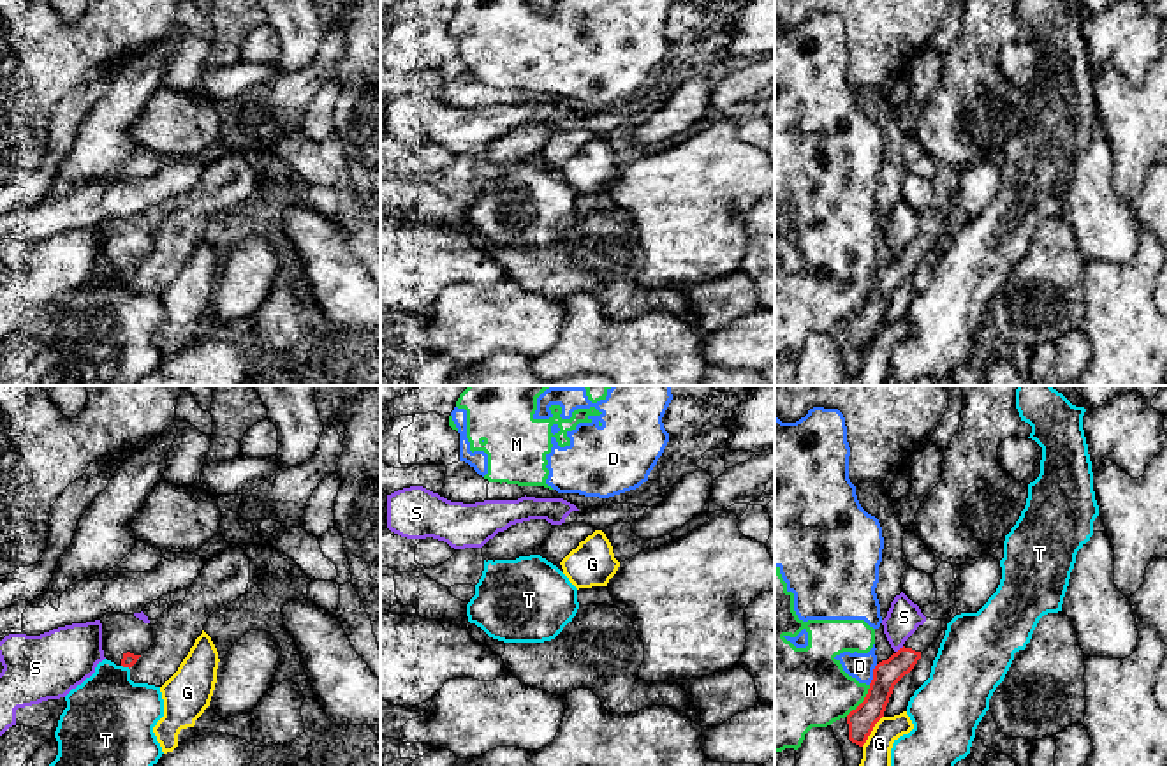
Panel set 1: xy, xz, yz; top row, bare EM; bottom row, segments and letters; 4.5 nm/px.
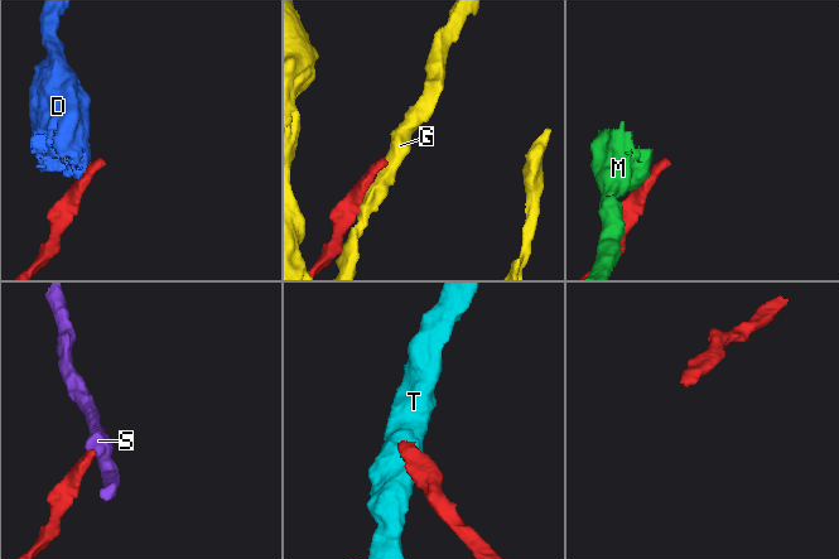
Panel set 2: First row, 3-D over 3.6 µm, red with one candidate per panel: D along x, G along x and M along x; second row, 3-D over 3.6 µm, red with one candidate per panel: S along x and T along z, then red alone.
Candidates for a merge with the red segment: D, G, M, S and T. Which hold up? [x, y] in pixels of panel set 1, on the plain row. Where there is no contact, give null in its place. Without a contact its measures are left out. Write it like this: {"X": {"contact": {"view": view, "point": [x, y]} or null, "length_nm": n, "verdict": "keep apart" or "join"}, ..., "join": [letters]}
{"D": {"contact": {"view": "yz", "point": [874, 280]}, "length_nm": 100, "verdict": "keep apart"}, "G": {"contact": {"view": "yz", "point": [872, 335]}, "length_nm": 170, "verdict": "keep apart"}, "M": {"contact": {"view": "yz", "point": [863, 307]}, "length_nm": 180, "verdict": "keep apart"}, "S": {"contact": {"view": "yz", "point": [900, 254]}, "length_nm": 50, "verdict": "keep apart"}, "T": {"contact": {"view": "xy", "point": [125, 272]}, "length_nm": 50, "verdict": "keep apart"}, "join": []}

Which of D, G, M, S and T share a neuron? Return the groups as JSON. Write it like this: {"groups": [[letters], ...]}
{"groups": [["D", "M"], ["G"], ["S"], ["T"]]}

